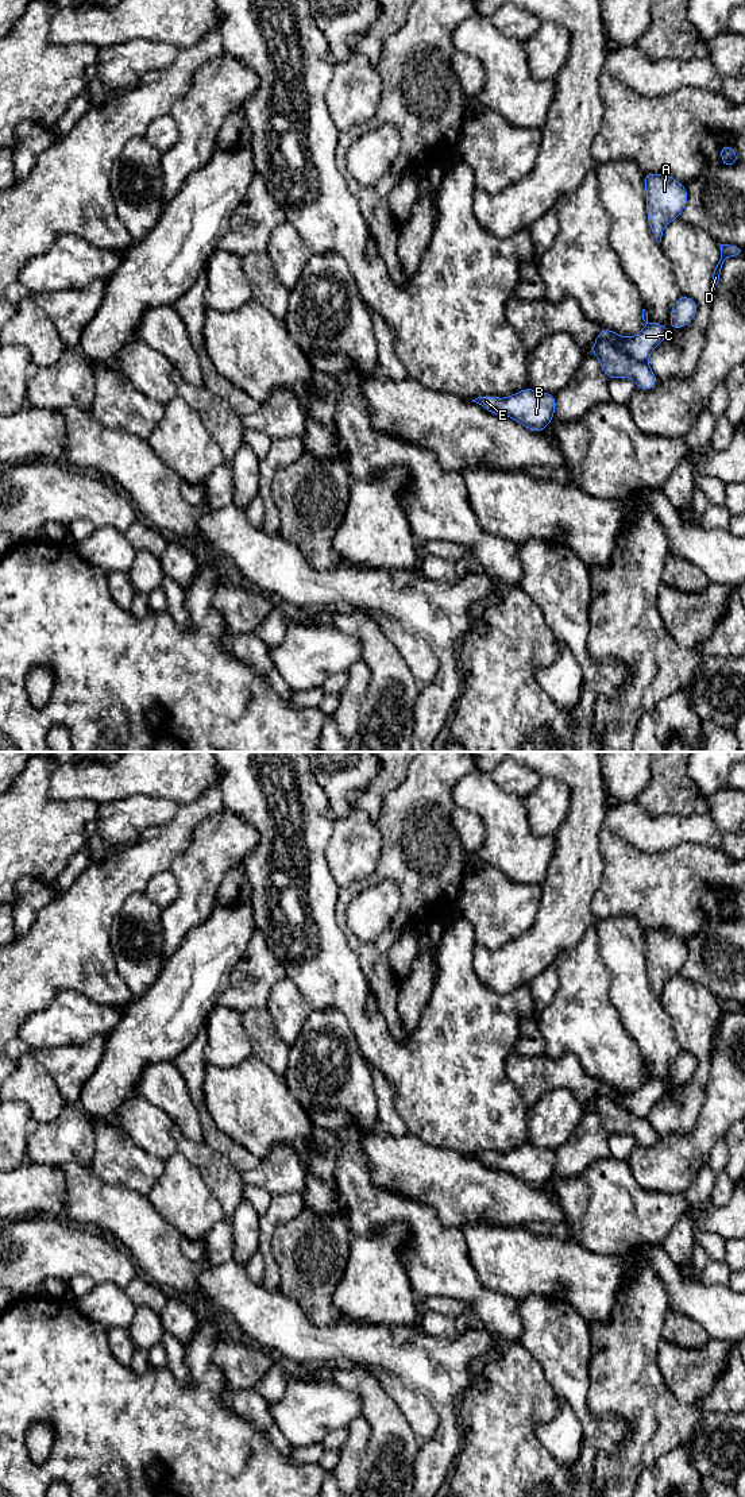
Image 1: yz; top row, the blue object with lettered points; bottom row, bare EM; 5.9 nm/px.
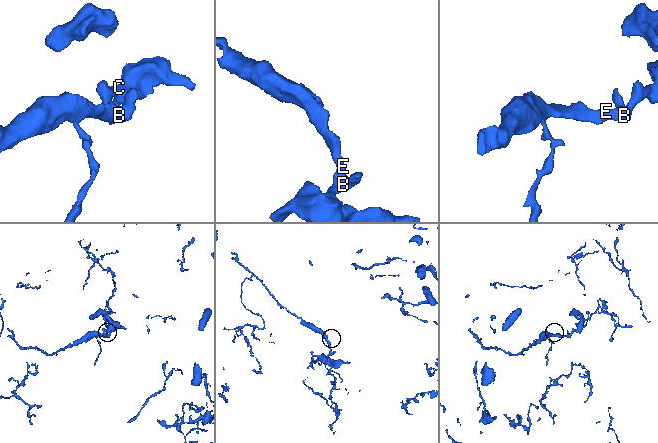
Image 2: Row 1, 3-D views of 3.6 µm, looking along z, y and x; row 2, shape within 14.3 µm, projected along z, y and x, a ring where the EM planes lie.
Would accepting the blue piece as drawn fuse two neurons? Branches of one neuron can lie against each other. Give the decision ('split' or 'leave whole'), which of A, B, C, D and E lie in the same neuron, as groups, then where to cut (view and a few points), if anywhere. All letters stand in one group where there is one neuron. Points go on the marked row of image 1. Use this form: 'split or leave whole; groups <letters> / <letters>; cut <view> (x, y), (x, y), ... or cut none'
split; groups A / B C D E; cut yz (593, 344), (609, 342), (625, 355), (647, 362)

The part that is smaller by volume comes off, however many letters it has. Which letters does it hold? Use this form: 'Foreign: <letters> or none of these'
Foreign: A

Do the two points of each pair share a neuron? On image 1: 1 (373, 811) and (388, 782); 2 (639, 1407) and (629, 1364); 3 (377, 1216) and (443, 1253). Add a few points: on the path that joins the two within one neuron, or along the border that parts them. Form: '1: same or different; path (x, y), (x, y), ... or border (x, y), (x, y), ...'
1: same; path (373, 805), (373, 797), (381, 788)
2: same; path (639, 1396), (629, 1384), (629, 1374)
3: same; path (393, 1215), (406, 1215), (428, 1237)

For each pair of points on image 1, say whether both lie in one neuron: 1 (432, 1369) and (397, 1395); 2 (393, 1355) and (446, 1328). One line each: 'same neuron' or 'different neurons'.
1: different neurons
2: different neurons

